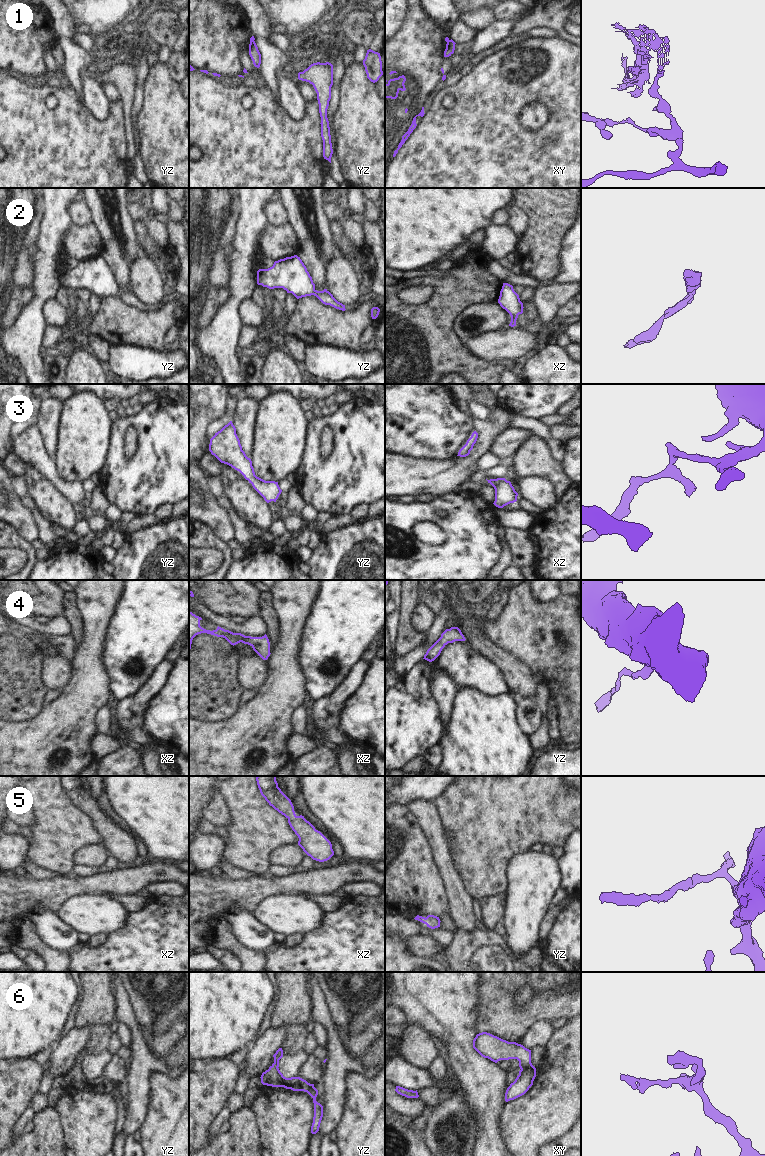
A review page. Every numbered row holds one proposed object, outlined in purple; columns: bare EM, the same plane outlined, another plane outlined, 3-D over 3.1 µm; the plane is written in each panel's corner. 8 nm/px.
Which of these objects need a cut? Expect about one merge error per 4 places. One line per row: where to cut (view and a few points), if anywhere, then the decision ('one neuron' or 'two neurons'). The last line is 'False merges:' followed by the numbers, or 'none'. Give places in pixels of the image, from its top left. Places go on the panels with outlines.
1: xy (449, 40), (446, 48) | two neurons
2: no cut | one neuron
3: no cut | one neuron
4: no cut | one neuron
5: no cut | one neuron
6: no cut | one neuron
False merges: 1

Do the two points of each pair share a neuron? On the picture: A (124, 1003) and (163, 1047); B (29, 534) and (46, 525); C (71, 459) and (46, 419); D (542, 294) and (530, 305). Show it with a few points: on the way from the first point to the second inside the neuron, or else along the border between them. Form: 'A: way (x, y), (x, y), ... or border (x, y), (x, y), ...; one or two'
A: border (138, 1023), (141, 1034), (149, 1048); two
B: border (31, 509), (37, 525), (38, 538); two
C: border (62, 414), (58, 426), (56, 454), (53, 457); two
D: border (532, 299), (535, 302), (540, 318); two

